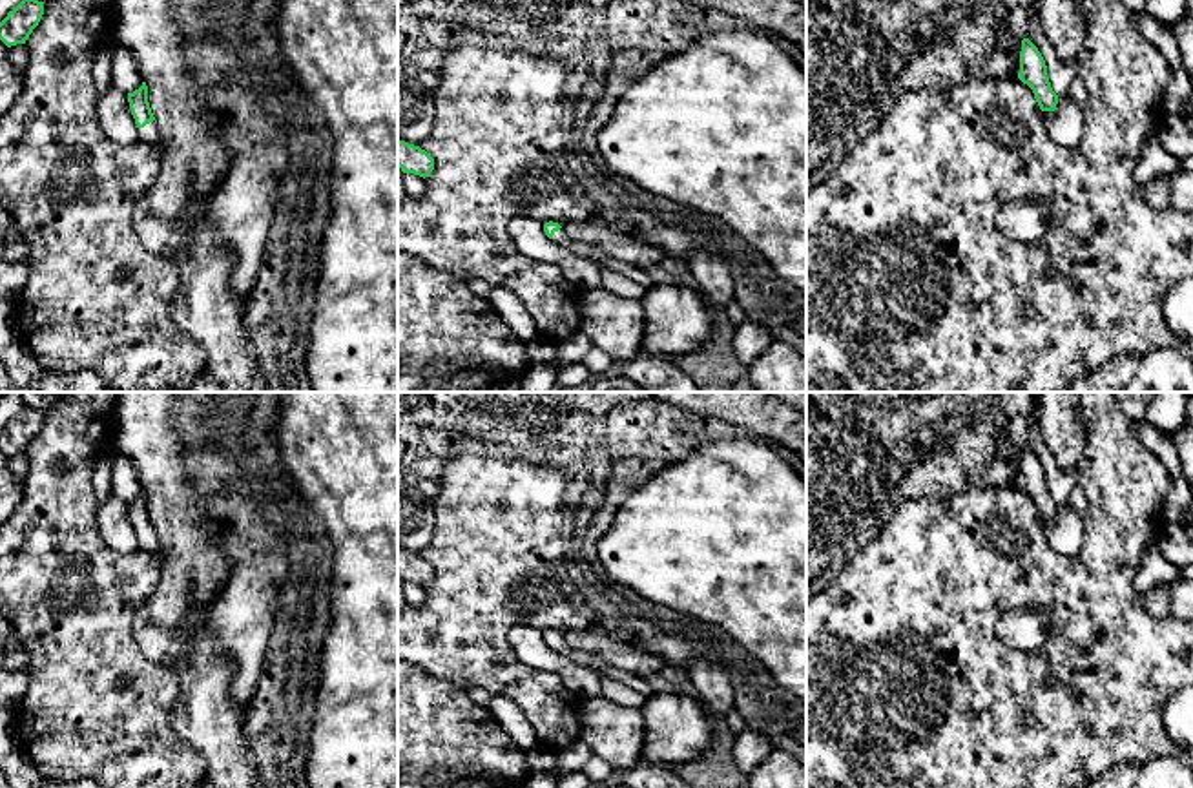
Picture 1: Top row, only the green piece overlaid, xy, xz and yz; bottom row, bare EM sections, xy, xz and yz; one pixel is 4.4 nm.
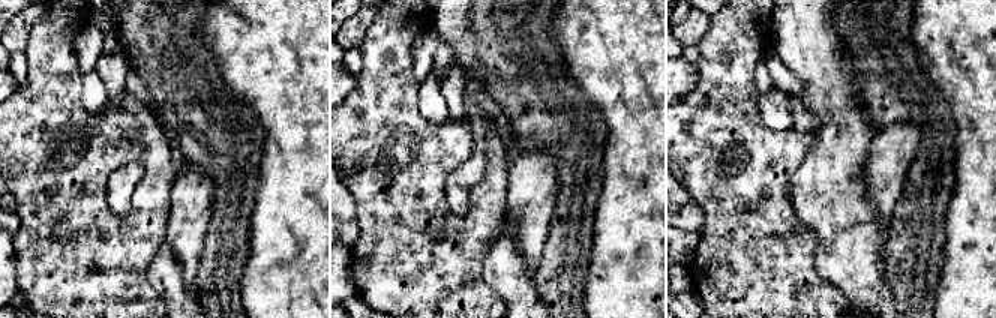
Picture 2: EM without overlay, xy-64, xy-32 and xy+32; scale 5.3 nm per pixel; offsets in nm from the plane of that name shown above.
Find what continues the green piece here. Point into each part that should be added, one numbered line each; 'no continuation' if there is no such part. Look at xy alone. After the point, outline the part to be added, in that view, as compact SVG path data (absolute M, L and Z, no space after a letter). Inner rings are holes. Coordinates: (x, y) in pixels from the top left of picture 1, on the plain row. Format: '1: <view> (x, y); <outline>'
1: xy (150, 542); M157 529L146 533L144 536L139 538L139 547L150 553L159 553L162 551L162 542L159 538Z

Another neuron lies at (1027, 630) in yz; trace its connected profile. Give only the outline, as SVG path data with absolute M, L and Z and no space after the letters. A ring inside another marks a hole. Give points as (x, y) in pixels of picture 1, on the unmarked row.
M1011 609L1000 620L998 633L1009 648L1034 653L1049 640L1051 620L1042 609Z

